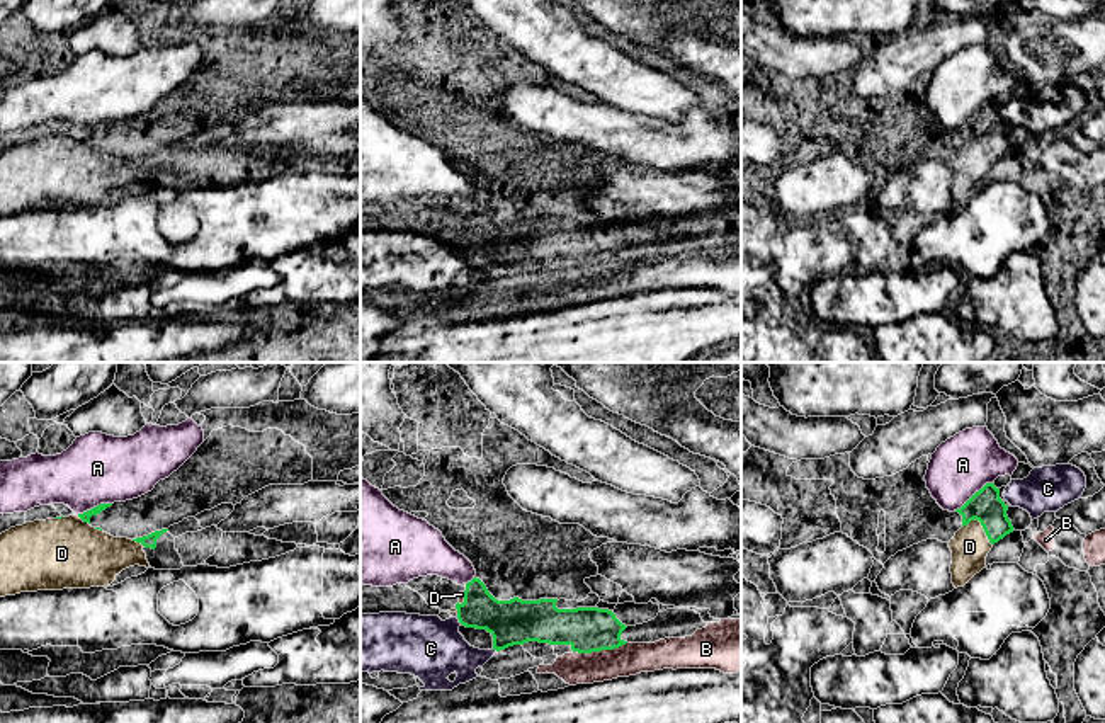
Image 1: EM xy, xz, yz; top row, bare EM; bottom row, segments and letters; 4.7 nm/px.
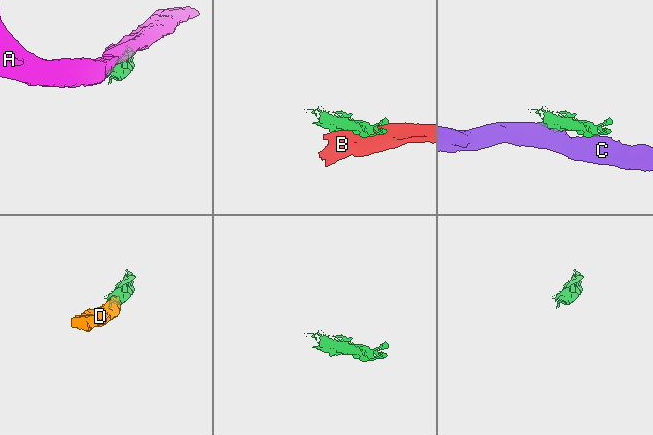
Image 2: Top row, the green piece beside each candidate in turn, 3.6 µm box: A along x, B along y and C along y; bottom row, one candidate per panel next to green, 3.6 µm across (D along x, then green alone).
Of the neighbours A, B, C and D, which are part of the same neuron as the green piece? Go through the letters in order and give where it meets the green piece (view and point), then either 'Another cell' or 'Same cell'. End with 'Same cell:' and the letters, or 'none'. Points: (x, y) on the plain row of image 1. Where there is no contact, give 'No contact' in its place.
A: Touches green at yz (974, 113). Another cell
B: Touches green at xz (599, 269). Another cell
C: Touches green at xz (459, 240). Another cell
D: Touches green at yz (981, 143). Same cell
Same cell: D

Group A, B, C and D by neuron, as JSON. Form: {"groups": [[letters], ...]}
{"groups": [["A"], ["B"], ["C"], ["D"]]}

